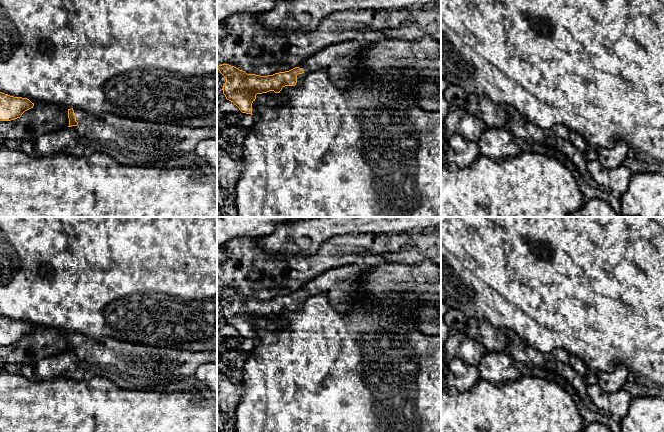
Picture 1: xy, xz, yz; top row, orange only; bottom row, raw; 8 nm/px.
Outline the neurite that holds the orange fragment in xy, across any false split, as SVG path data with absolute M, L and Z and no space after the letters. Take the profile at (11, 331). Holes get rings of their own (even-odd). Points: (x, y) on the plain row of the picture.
M0 316L0 345L20 342L25 335L33 330L34 327L27 322L14 321Z

